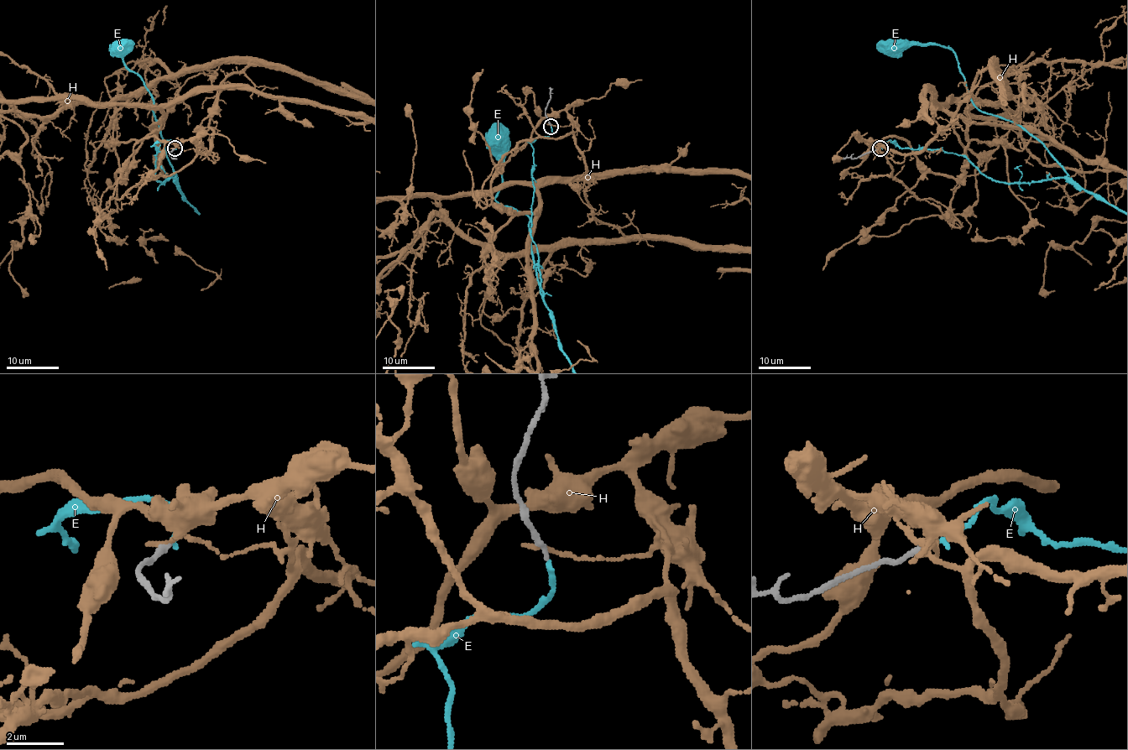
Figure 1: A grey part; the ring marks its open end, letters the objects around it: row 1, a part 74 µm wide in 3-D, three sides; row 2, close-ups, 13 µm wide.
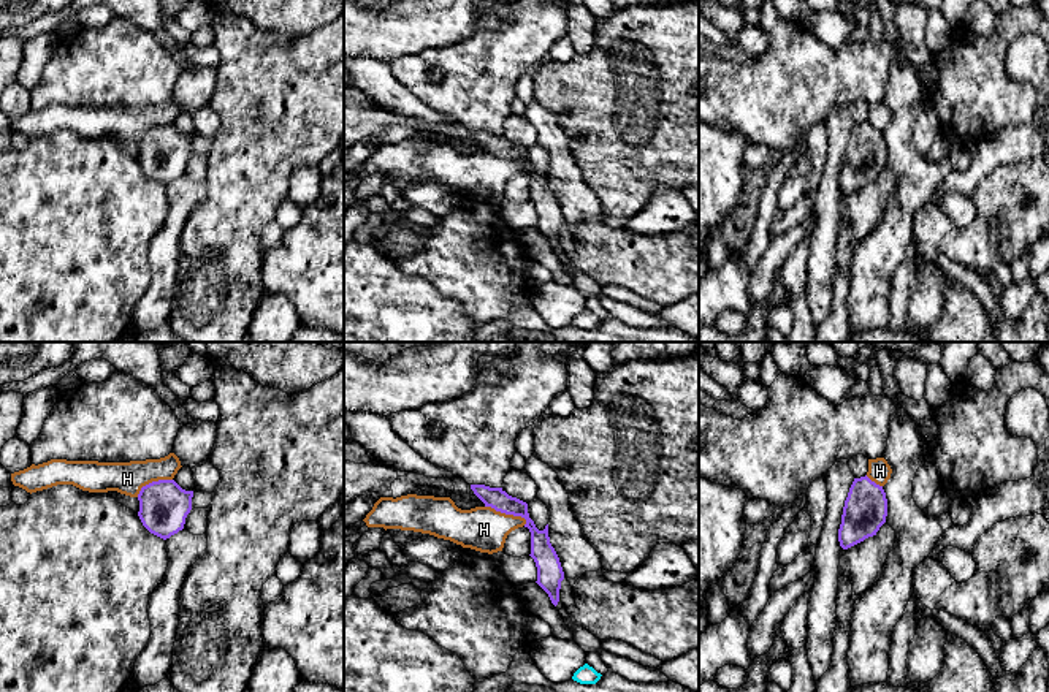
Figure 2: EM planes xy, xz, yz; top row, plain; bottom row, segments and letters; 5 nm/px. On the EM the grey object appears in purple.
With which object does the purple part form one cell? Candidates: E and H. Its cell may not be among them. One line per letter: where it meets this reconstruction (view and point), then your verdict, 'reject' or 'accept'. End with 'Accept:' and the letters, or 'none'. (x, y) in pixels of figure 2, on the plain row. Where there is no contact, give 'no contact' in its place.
E: no contact | accept
H: xz (507, 159) | reject
Accept: E

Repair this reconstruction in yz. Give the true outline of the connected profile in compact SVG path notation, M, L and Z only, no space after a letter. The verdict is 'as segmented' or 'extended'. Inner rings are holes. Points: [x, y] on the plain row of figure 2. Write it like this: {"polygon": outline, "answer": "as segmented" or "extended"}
{"polygon": "M867 120L854 124L845 146L838 187L848 195L868 182L876 181L886 168L887 144L883 131L872 127Z", "answer": "as segmented"}

